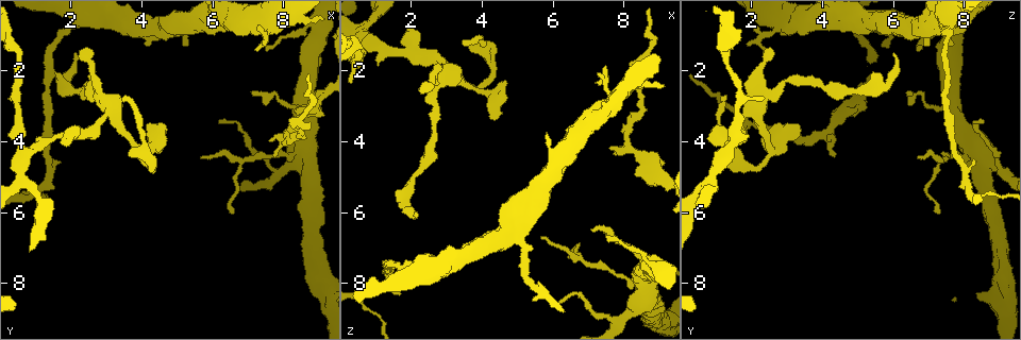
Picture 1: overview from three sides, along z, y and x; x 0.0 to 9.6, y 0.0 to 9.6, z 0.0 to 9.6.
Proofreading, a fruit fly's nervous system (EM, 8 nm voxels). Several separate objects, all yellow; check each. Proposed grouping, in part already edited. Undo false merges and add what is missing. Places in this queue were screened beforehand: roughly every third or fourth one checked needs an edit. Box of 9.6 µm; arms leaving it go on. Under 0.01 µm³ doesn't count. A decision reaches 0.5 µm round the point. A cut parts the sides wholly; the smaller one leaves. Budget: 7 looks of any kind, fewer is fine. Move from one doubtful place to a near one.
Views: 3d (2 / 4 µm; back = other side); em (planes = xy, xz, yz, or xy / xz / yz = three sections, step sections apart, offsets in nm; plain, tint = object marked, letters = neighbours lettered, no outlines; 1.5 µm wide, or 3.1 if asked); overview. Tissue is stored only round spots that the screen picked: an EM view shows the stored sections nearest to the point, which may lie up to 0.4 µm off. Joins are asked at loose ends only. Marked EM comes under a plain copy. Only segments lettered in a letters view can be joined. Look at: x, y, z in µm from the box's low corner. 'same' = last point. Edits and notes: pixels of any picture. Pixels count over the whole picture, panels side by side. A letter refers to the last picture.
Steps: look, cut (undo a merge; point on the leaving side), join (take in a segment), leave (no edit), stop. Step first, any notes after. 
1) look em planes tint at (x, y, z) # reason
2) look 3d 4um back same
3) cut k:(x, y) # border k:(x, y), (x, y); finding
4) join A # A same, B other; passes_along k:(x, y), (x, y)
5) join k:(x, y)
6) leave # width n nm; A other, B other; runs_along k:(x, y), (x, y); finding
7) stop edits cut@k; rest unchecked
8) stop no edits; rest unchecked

look 3d 2um at (2.50, 1.45, 2.50) # branch stops here

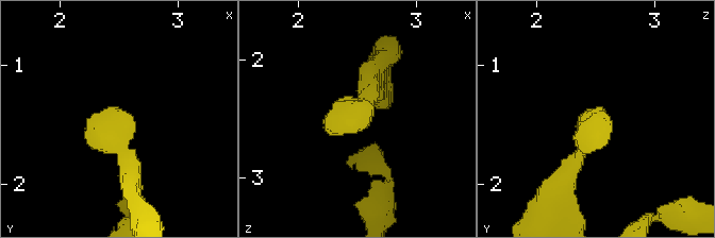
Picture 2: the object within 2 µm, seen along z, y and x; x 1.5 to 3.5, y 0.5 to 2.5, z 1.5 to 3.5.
look em xy step 8 letters at (2.56, 1.42, 2.54)

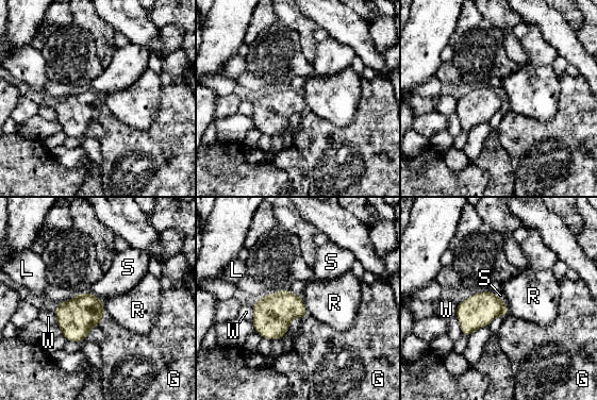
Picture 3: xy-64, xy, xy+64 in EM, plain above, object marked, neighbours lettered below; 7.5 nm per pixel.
look em planes letters same

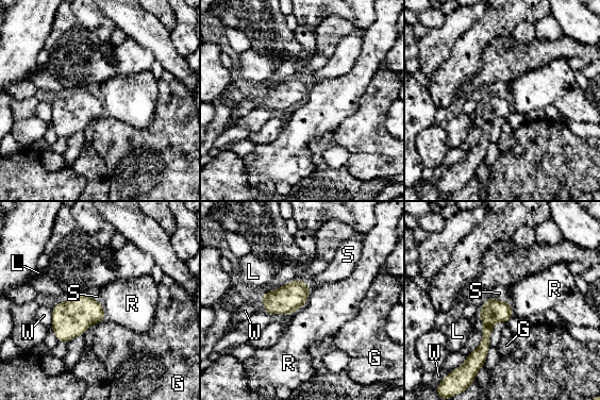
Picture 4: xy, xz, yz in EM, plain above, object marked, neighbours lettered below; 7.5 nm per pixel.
leave # G other, L other, R other, S other, W other; none of them fits

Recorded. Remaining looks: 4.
look 3d 4um at (2.00, 4.00, 0.85) # an open end

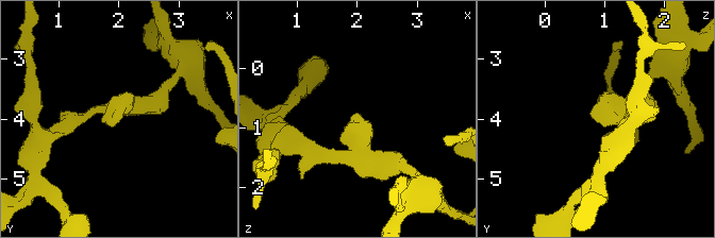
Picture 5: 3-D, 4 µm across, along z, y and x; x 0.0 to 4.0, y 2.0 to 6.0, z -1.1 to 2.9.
look em xz step 4 letters at (2.00, 4.05, 0.90)

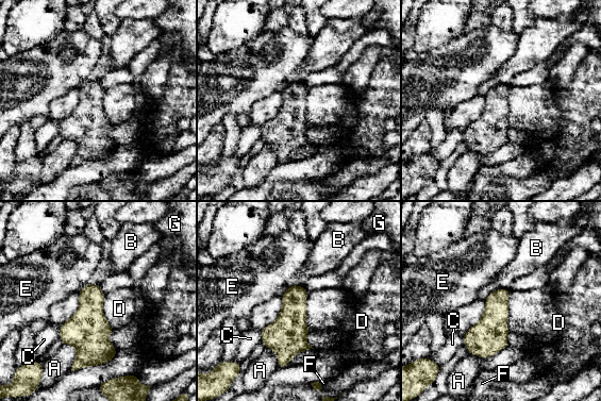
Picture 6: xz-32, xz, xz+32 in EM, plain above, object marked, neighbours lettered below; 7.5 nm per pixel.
leave # width 190 nm; A other, B other, C other, D other, E other, F other, G other; border 6:(511, 291), (506, 320), (508, 332); no lettered segment goes on from it

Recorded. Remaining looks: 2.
look em yz step 4 tint at (7.05, 2.60, 6.55) # branch stops here

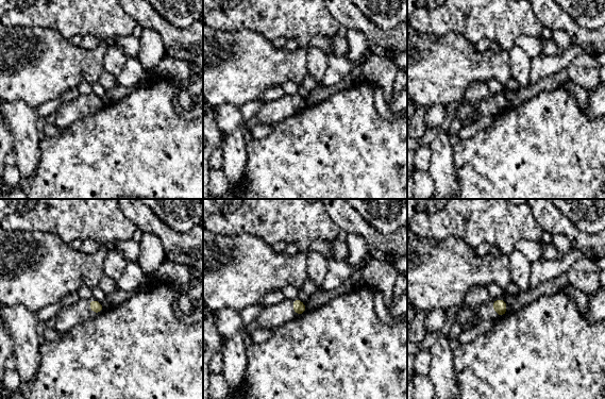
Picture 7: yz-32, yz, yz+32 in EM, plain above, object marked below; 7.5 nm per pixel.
look em planes letters same

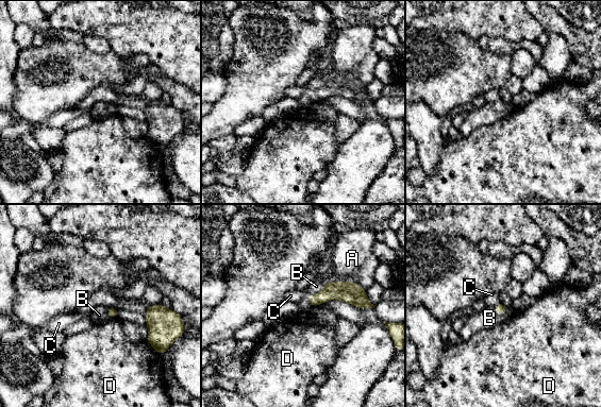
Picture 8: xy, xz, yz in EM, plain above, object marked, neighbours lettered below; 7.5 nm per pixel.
join B # A other, B same, C other, D other; passes_along 8:(346, 291), (313, 294), (316, 286); it goes on there

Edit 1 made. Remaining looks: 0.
stop edits join@8; rest unchecked

